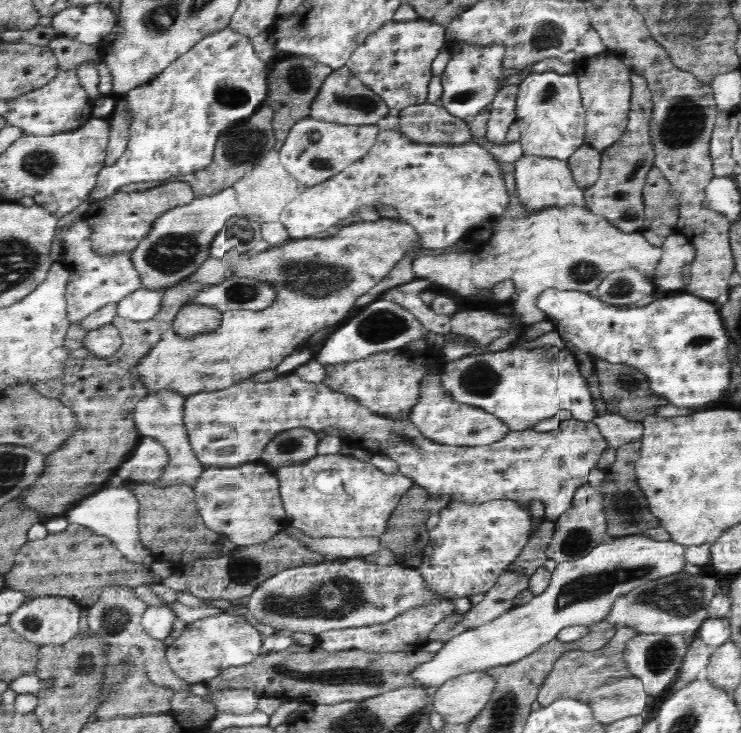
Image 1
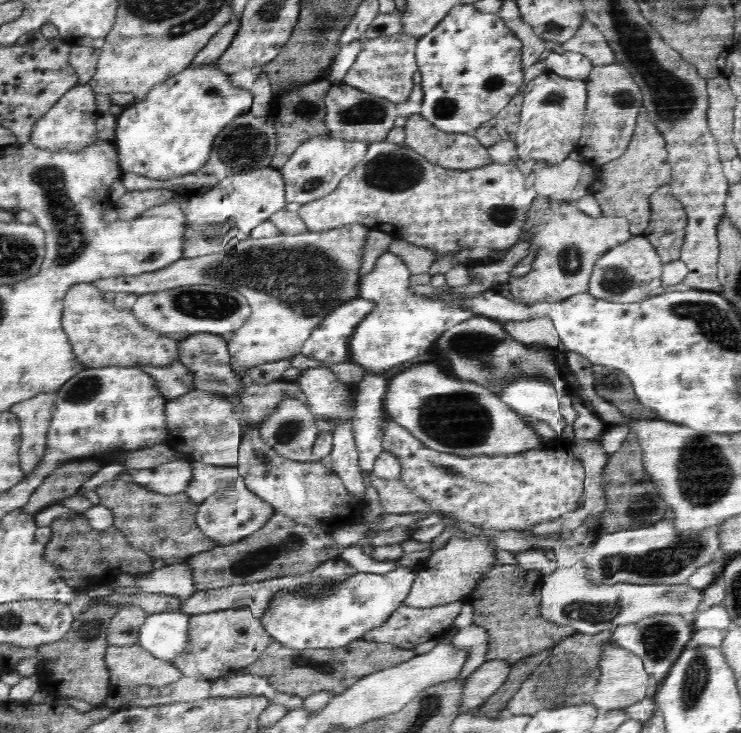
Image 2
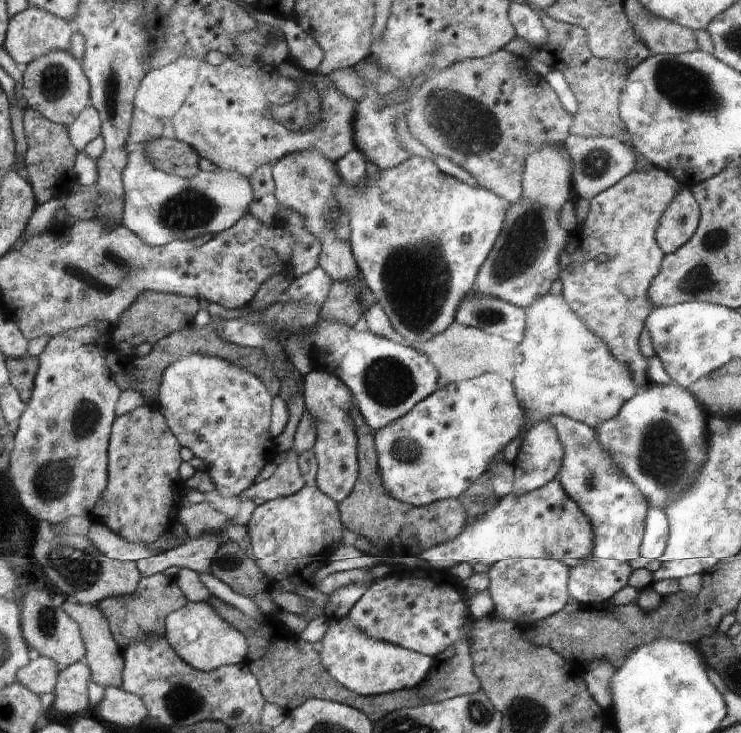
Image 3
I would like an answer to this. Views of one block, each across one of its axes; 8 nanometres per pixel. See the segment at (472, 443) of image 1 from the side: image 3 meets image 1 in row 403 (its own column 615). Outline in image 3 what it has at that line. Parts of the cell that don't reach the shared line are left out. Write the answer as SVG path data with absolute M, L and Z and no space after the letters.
M673 382L670 385L649 386L638 391L632 399L629 399L620 413L611 420L604 422L598 429L598 441L603 448L615 458L621 470L637 486L648 502L657 505L663 510L663 506L690 489L697 482L696 476L700 474L700 468L706 460L706 438L704 438L703 407L698 400L686 389L679 388Z

